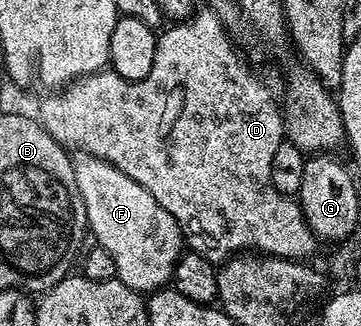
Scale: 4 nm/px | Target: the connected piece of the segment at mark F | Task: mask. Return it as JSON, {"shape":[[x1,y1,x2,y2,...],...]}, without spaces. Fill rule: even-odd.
{"shape":[[80,151,74,152,72,158,75,183,79,183,79,191,89,220,88,232,92,240,94,237,97,240,94,242,105,249,107,255,111,255,115,262,116,280,136,289,142,295,166,288,173,280,173,272,183,252,181,228,175,223,173,216,163,207,159,207,155,195,151,195,147,187,135,183,135,179,127,179,127,175,123,175,123,171,119,171,111,163]]}

